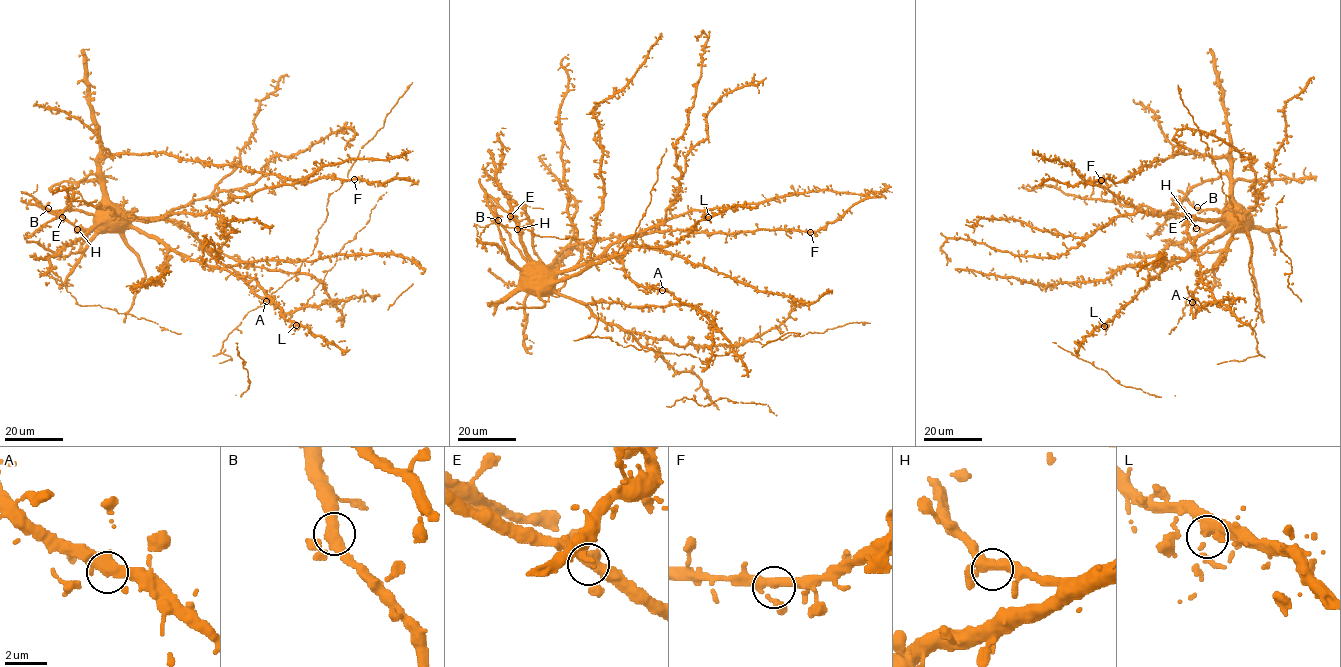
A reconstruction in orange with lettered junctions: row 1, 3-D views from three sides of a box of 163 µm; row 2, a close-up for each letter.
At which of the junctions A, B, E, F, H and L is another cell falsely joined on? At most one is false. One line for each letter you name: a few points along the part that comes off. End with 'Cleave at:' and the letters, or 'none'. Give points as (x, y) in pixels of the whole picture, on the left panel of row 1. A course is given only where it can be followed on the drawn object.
Cleave at: none

